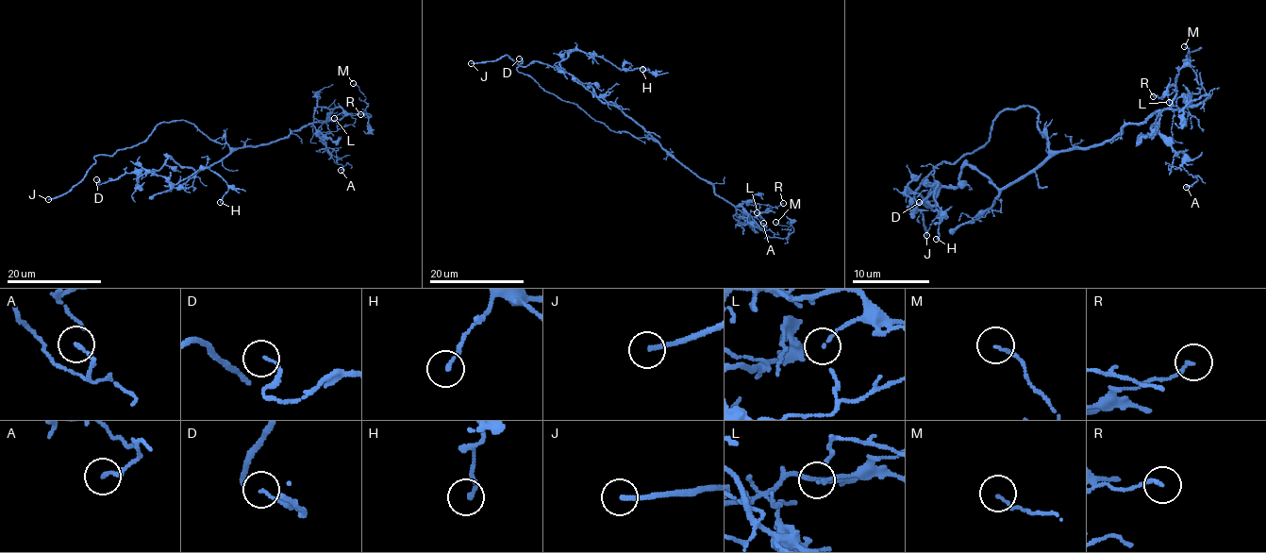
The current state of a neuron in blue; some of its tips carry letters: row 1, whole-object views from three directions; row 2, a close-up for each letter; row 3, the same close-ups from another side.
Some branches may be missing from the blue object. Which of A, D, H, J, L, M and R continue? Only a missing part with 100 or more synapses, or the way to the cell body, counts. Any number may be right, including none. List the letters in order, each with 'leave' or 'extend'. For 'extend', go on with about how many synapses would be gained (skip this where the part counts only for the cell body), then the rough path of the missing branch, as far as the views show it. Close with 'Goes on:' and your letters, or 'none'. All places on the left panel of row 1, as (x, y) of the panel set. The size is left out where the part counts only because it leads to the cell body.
A: leave
D: leave
H: leave
J: extend
L: leave
M: leave
R: leave
Goes on: J

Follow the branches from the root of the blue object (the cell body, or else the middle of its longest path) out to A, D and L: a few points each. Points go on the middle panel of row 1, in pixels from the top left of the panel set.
A: (644, 130), (684, 165), (708, 180), (717, 194), (741, 207), (749, 222), (754, 221), (764, 230), (763, 223)
D: (644, 130), (613, 103), (603, 102), (590, 84), (539, 62), (523, 67), (519, 58)
L: (644, 130), (684, 165), (708, 180), (714, 192), (736, 209), (737, 217), (757, 212)

